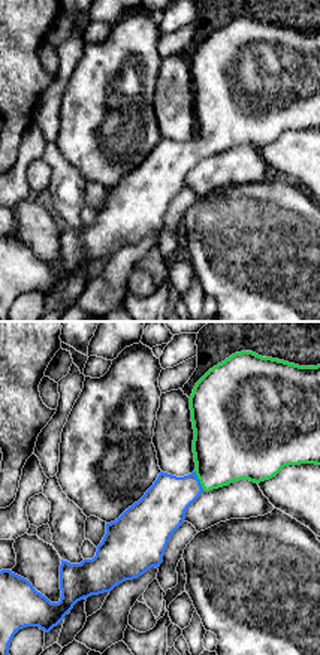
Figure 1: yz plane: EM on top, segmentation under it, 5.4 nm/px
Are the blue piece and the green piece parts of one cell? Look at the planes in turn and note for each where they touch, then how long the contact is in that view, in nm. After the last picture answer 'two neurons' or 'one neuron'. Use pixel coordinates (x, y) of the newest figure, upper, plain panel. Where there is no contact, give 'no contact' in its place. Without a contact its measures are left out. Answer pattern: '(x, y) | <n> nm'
(199, 147) | 130 nm

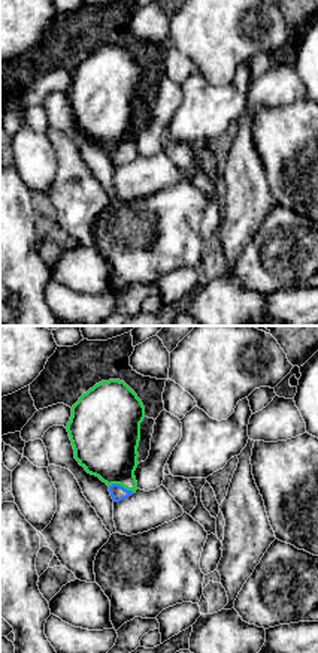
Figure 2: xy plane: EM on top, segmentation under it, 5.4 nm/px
(121, 151) | 140 nm

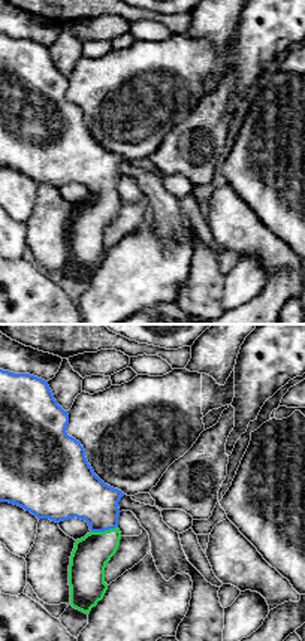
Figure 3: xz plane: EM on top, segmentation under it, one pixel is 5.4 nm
(103, 196) | 150 nm

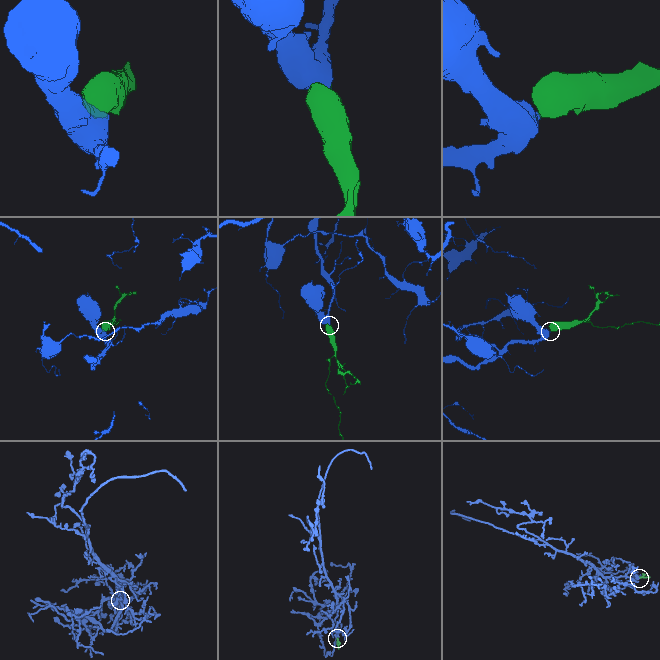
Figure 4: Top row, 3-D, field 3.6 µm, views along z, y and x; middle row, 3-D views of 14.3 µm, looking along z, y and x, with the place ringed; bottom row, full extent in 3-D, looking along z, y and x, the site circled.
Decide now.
one neuron

